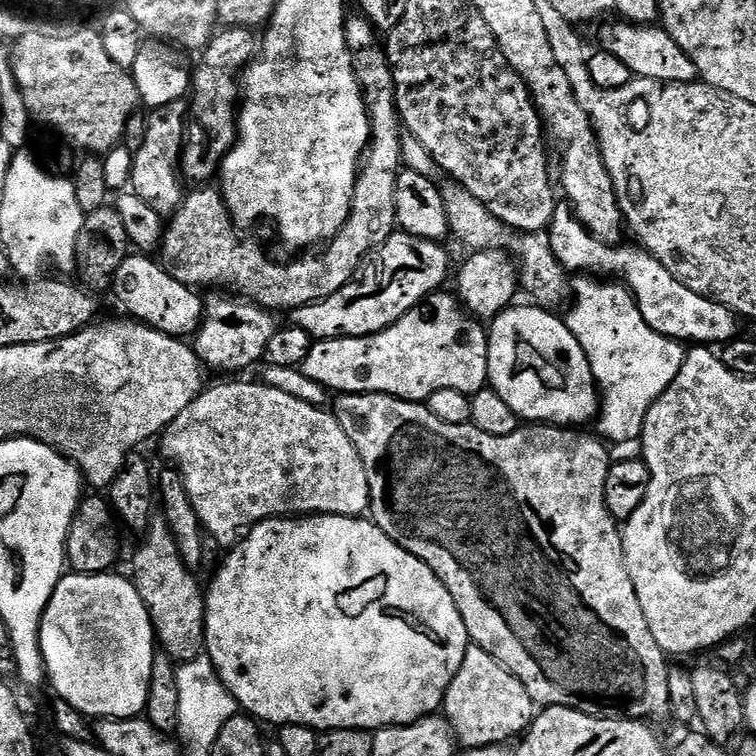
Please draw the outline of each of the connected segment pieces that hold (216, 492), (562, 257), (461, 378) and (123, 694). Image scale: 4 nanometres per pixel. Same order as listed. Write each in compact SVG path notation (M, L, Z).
M257 382L257 384L216 384L205 387L199 396L174 418L169 428L164 429L159 437L160 452L175 467L179 468L184 481L186 492L190 494L190 502L198 514L201 525L209 537L212 536L224 547L224 550L231 550L235 544L244 539L249 528L260 524L264 520L273 518L299 518L319 514L321 516L355 516L363 517L371 509L372 499L370 498L370 482L366 482L366 470L354 442L346 438L346 430L336 421L335 415L323 407L302 402L294 398L294 394L282 394L282 390L274 390L269 384Z
M557 203L552 221L546 229L546 239L550 250L554 252L554 258L558 258L565 272L591 274L596 278L619 278L636 299L642 318L646 318L646 326L650 326L650 330L662 334L667 340L687 342L692 346L723 346L737 335L736 313L682 286L682 282L678 282L674 274L670 274L670 270L666 270L666 266L658 262L658 258L654 258L643 248L631 248L627 242L619 246L608 244L605 240L591 236L577 218L571 204Z
M441 290L432 293L426 302L417 304L398 322L373 336L315 341L302 366L306 378L336 394L377 392L399 400L417 402L428 401L430 394L438 390L458 390L469 398L481 392L488 384L488 334L485 325L449 292Z
M68 574L54 590L40 623L40 649L55 695L89 718L125 720L141 715L148 701L150 670L158 655L150 614L127 575Z

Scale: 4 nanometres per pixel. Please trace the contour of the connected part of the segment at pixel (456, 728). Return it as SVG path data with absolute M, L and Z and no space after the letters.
M469 646L466 658L462 658L458 674L454 674L454 682L450 682L444 695L442 715L451 724L452 731L456 733L459 743L465 749L481 748L491 744L503 745L508 742L504 740L510 739L511 736L519 737L527 732L529 724L534 719L534 705L530 694L526 694L526 686L522 686L522 682L518 682L518 678L514 678L510 670L506 670L497 660L490 658L486 650Z

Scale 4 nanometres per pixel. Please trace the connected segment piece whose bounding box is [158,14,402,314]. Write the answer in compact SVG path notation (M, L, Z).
M356 14L356 17L349 19L347 21L344 37L347 38L350 42L350 48L352 51L352 69L356 71L356 81L360 83L360 90L364 97L364 103L368 106L368 119L372 121L372 136L370 139L370 147L363 157L362 167L356 178L356 189L354 190L354 194L352 195L352 209L350 210L350 214L348 215L348 221L344 223L344 229L337 234L337 236L332 237L331 240L327 241L323 245L322 251L324 253L321 256L308 256L312 254L300 254L297 260L292 260L289 264L275 264L274 261L268 260L268 256L264 253L264 248L259 244L256 240L243 240L240 237L241 229L238 227L235 220L233 220L230 213L228 213L228 207L224 204L223 195L216 186L200 186L195 190L189 191L187 195L185 195L184 200L180 204L180 208L175 212L175 214L170 217L167 221L165 230L164 230L164 242L160 245L158 252L159 255L164 255L162 257L162 263L165 268L171 272L174 278L178 278L178 282L182 282L183 284L189 285L197 290L205 290L208 289L216 289L216 290L231 290L233 293L239 294L243 299L250 300L254 304L260 305L261 308L266 308L269 310L273 310L279 312L278 310L284 311L284 314L291 313L293 308L301 308L302 306L306 306L307 304L313 304L314 302L318 302L319 300L325 300L326 298L330 298L330 294L338 294L338 290L342 290L342 286L346 286L353 278L357 275L356 272L360 268L360 263L363 262L364 259L371 257L373 255L374 249L379 250L383 244L386 242L386 238L390 238L392 233L397 231L398 225L396 223L396 211L394 210L394 190L396 189L396 177L402 168L402 150L400 149L400 137L402 135L402 121L400 119L400 114L396 110L396 87L394 86L394 82L392 81L392 68L388 64L388 53L382 47L381 41L380 44L376 39L378 39L378 33L375 28L372 27L372 24L369 20L365 20L363 15Z

